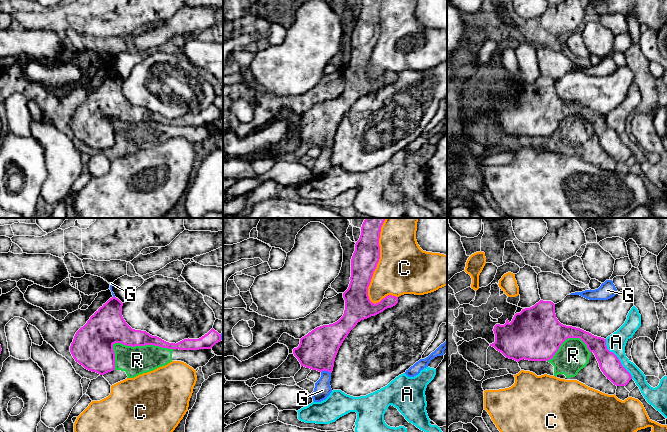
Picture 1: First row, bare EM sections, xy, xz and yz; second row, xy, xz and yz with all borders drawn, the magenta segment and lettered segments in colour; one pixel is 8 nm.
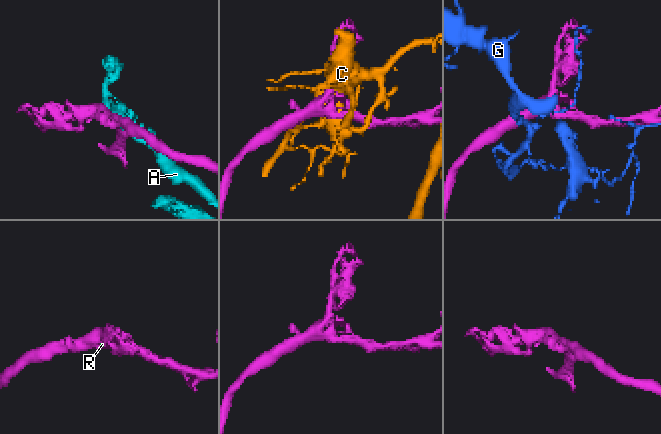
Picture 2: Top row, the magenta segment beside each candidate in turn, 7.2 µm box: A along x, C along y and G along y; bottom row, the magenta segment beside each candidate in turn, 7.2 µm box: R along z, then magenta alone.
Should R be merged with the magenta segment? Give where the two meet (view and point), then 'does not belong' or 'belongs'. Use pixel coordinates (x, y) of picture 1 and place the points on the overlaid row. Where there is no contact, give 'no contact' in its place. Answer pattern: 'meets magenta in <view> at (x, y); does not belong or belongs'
meets magenta in xy at (130, 345); does not belong

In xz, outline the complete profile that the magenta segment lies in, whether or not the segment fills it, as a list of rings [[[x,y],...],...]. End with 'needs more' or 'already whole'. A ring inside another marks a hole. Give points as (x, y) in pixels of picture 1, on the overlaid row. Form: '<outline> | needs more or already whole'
[[[365,218],[351,259],[351,281],[343,293],[344,314],[337,322],[317,327],[300,339],[293,354],[301,367],[332,373],[338,350],[357,323],[398,303],[398,297],[392,295],[376,304],[368,296],[368,287],[380,259],[379,238],[385,219]]] | already whole

